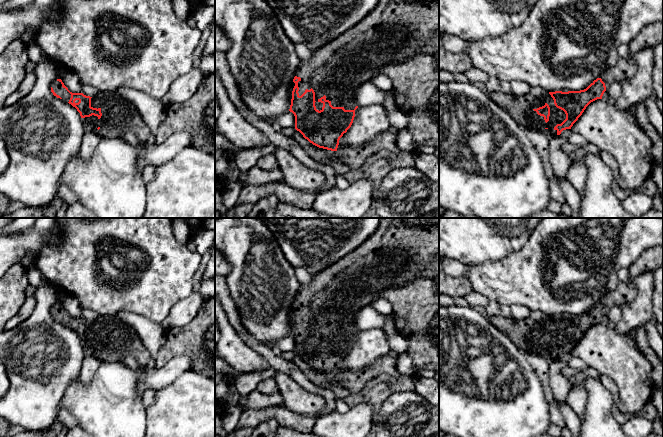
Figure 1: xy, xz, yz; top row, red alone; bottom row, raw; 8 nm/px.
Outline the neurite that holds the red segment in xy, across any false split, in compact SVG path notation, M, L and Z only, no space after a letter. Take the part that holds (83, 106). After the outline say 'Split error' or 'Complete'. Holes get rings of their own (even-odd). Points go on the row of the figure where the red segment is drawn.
M57 79L52 83L51 92L57 98L75 107L80 113L84 129L94 132L100 138L115 138L124 132L132 132L140 142L147 142L150 136L150 129L137 108L127 100L119 97L115 92L100 92L94 97L86 96L83 93L72 93L61 79Z. Split error

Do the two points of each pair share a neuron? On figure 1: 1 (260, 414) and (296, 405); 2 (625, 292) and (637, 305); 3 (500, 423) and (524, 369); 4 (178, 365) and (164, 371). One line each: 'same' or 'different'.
1: different
2: different
3: same
4: same

